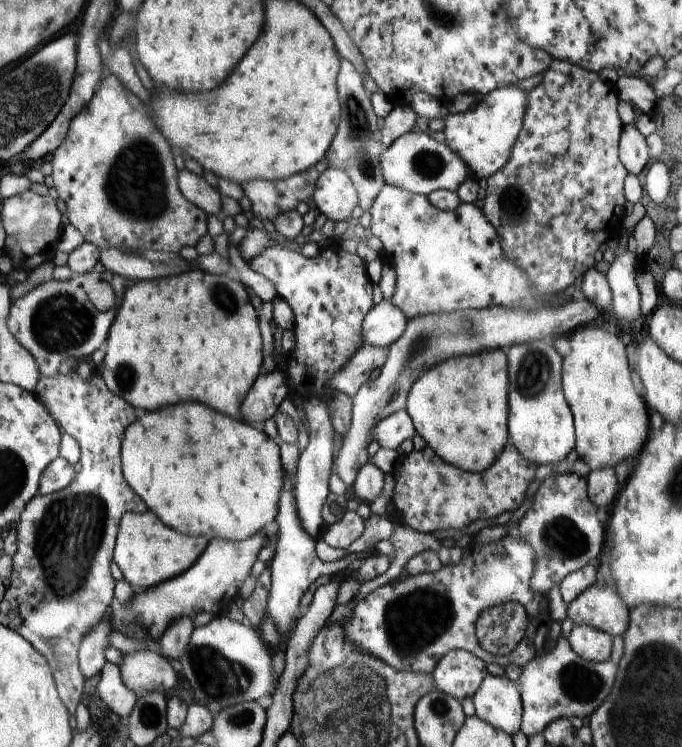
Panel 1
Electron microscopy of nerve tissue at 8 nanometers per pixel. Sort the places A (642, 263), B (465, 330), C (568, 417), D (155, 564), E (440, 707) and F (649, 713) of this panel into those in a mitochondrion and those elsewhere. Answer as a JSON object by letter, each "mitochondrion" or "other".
{"A":"other","B":"mitochondrion","C":"other","D":"other","E":"mitochondrion","F":"mitochondrion"}

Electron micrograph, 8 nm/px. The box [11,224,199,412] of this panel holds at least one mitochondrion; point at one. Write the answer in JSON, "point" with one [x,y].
{"point":[60,323]}

